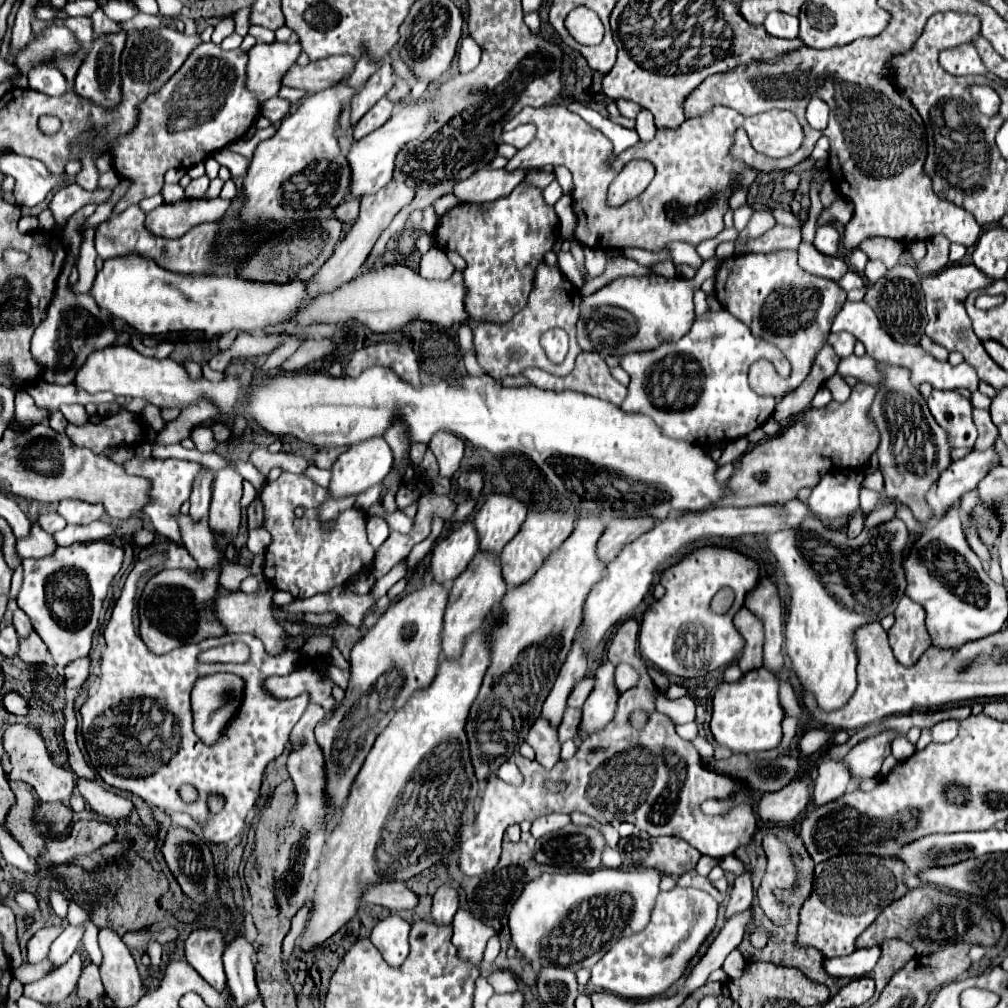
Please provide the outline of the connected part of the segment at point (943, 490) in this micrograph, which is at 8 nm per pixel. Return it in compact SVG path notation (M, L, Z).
M993 445L985 451L973 449L967 457L953 461L927 493L927 503L935 511L935 517L943 517L945 511L959 503L963 493L975 489L995 465L999 465L999 453Z

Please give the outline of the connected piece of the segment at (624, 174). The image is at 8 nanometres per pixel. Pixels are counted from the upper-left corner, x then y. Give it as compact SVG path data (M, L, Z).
M633 160L627 163L609 187L609 203L623 205L625 201L639 195L647 183L651 183L655 169L649 161Z

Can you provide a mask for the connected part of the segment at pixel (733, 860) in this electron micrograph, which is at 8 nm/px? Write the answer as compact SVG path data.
M729 855L729 857L723 857L719 860L719 867L723 869L723 871L731 871L731 873L735 873L735 875L743 874L745 871L745 867L743 867L743 863L735 857L735 855Z

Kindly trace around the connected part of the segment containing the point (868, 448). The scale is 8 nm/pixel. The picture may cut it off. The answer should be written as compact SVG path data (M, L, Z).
M855 385L843 405L831 401L817 409L803 411L795 425L787 427L781 435L761 441L741 457L741 467L727 481L731 495L721 501L721 507L745 507L745 505L777 505L795 499L801 487L815 487L825 473L825 461L839 469L863 469L867 459L879 445L879 433L867 419L867 411L873 403L875 389L871 385Z

